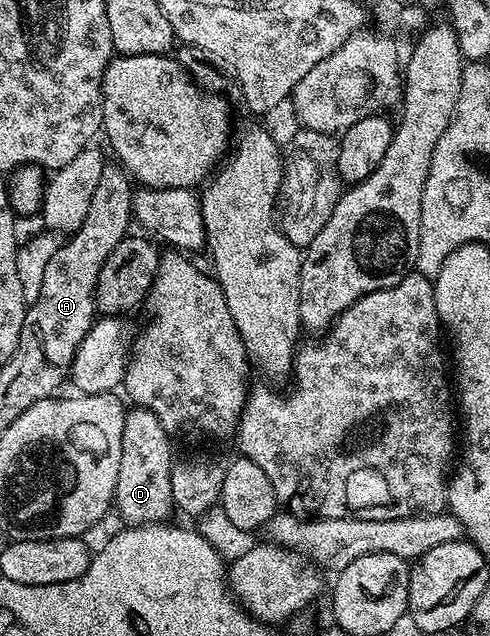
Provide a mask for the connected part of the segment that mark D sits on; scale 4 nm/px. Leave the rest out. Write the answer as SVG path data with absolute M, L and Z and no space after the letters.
M144 406L129 409L124 416L124 435L122 436L122 464L118 464L118 480L114 499L115 513L120 513L128 524L160 524L168 513L174 510L171 496L171 470L174 463L170 436L162 428L158 416Z

